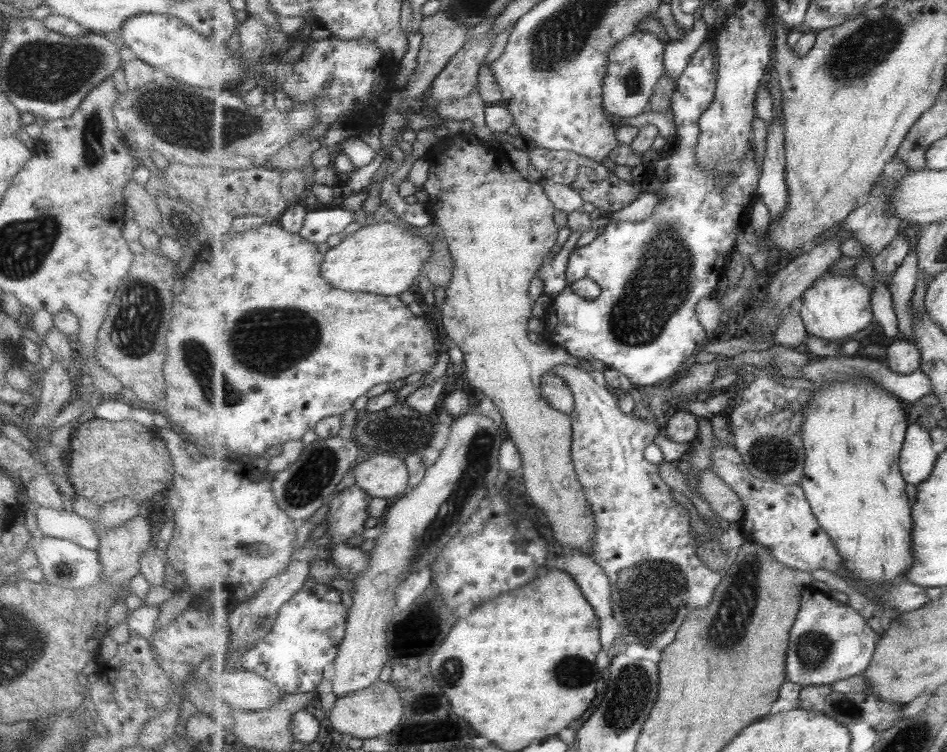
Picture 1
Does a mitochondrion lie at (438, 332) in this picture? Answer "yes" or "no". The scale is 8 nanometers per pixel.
no

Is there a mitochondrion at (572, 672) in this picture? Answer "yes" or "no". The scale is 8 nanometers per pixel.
yes

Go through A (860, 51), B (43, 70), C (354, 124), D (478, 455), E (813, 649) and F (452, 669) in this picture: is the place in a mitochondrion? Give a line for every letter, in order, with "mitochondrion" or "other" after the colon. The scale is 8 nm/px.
A: mitochondrion
B: mitochondrion
C: other
D: mitochondrion
E: mitochondrion
F: mitochondrion

